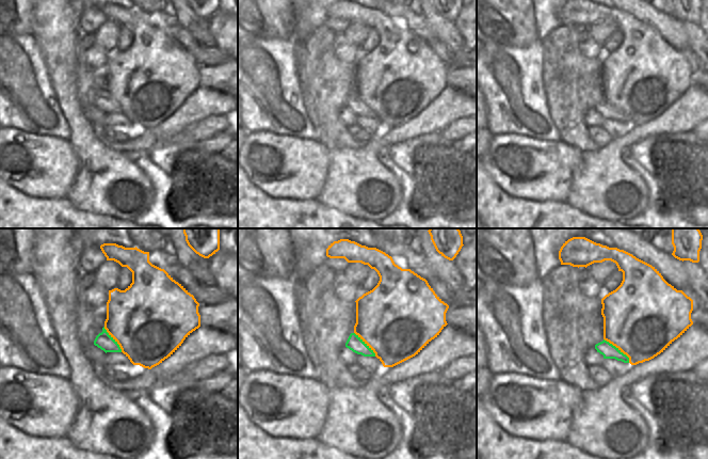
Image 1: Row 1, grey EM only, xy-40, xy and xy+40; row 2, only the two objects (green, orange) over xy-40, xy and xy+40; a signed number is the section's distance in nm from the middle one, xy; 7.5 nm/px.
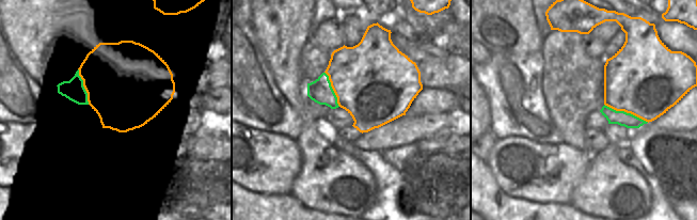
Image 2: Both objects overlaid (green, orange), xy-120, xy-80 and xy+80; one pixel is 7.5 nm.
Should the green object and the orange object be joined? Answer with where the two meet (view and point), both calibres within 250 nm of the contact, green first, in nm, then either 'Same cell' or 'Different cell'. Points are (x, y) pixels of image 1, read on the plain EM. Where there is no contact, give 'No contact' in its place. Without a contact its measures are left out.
Touches green at xy (365, 105). Thickness 120 nm (green) against 480 nm. Different cell

